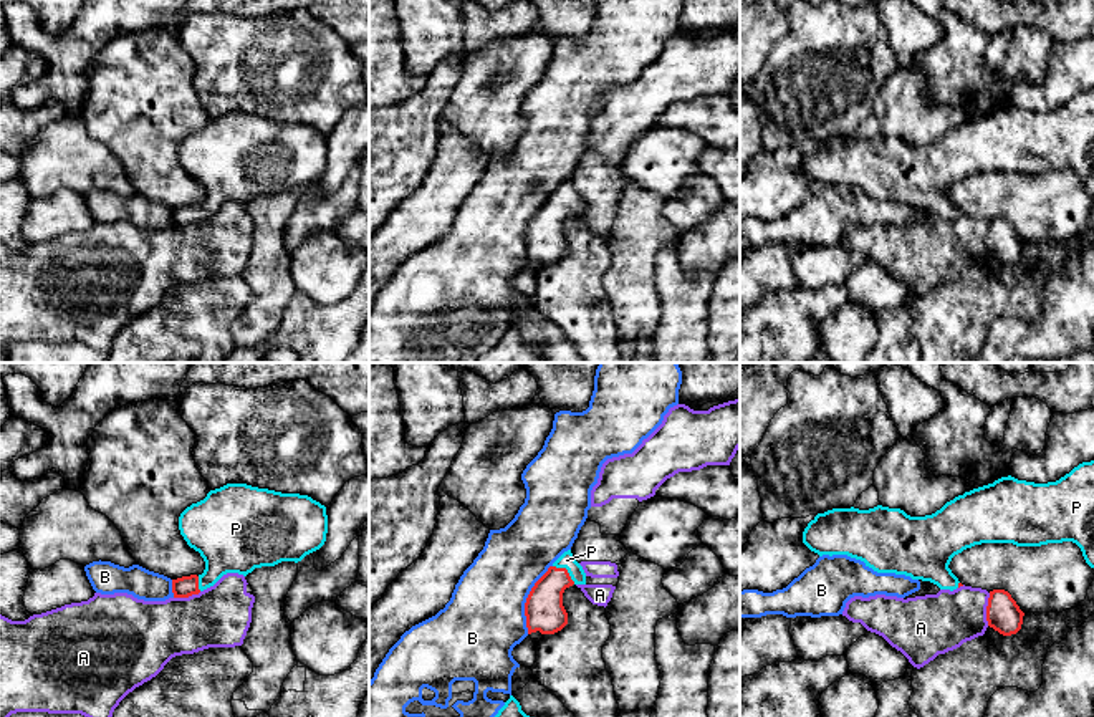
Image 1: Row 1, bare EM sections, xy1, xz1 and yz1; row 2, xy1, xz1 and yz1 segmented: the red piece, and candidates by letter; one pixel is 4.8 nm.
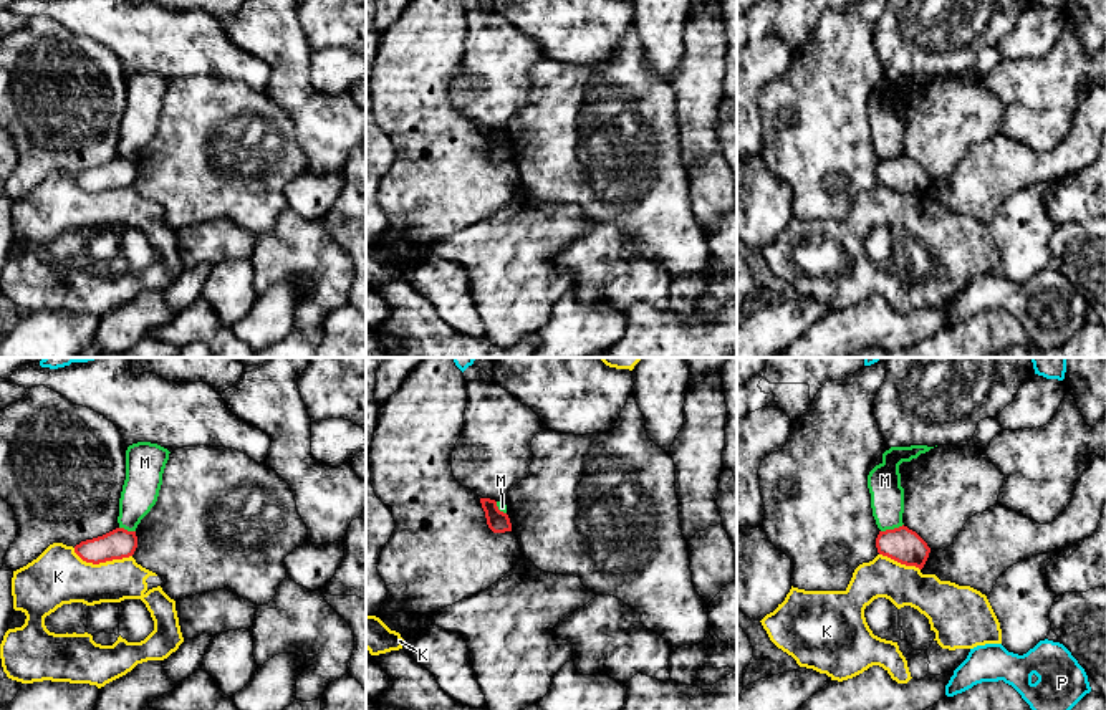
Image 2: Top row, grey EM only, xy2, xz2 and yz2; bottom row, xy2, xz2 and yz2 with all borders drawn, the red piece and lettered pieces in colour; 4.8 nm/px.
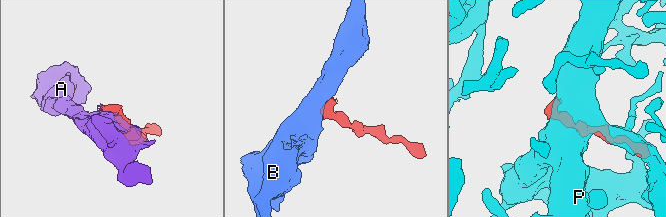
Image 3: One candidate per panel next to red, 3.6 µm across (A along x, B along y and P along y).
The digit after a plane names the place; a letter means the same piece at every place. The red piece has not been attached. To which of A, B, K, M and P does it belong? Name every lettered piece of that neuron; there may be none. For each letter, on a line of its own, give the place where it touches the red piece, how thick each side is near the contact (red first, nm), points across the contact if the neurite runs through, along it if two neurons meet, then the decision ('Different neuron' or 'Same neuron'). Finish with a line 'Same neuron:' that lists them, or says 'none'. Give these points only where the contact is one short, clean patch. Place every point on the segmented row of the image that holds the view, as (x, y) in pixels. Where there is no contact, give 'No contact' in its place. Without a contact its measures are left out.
A: Touches red at yz1 (987, 610). Thickness 170 nm (red) against 280 nm. Boundary: yz1 (990, 593), (987, 625). Different neuron
B: Touches red at xz1 (527, 600). Thickness 190 nm (red) against 380 nm. Boundary: xz1 (551, 565), (527, 598), (527, 633). Different neuron
K: Touches red at xy2 (101, 561). Thickness 150 nm (red) against 280 nm. Different neuron
M: Touches red at yz2 (891, 530). Thickness 170 nm (red) against 160 nm. Boundary: yz2 (903, 523), (881, 532). Different neuron
P: Touches red at xz1 (566, 570). Thickness 190 nm (red) against 80 nm. Path across: xz1 (543, 608), (550, 587), (566, 570), (566, 560). Same neuron
Same neuron: P

